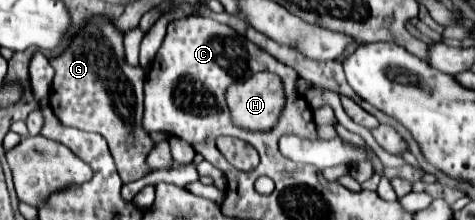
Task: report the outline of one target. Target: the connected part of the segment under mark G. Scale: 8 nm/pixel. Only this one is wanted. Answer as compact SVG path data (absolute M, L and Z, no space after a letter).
M93 19L73 39L73 45L61 57L53 59L51 65L55 69L55 79L49 101L57 119L67 127L103 135L123 183L141 179L149 171L145 159L153 147L153 141L143 127L145 71L125 63L123 35L111 21Z

